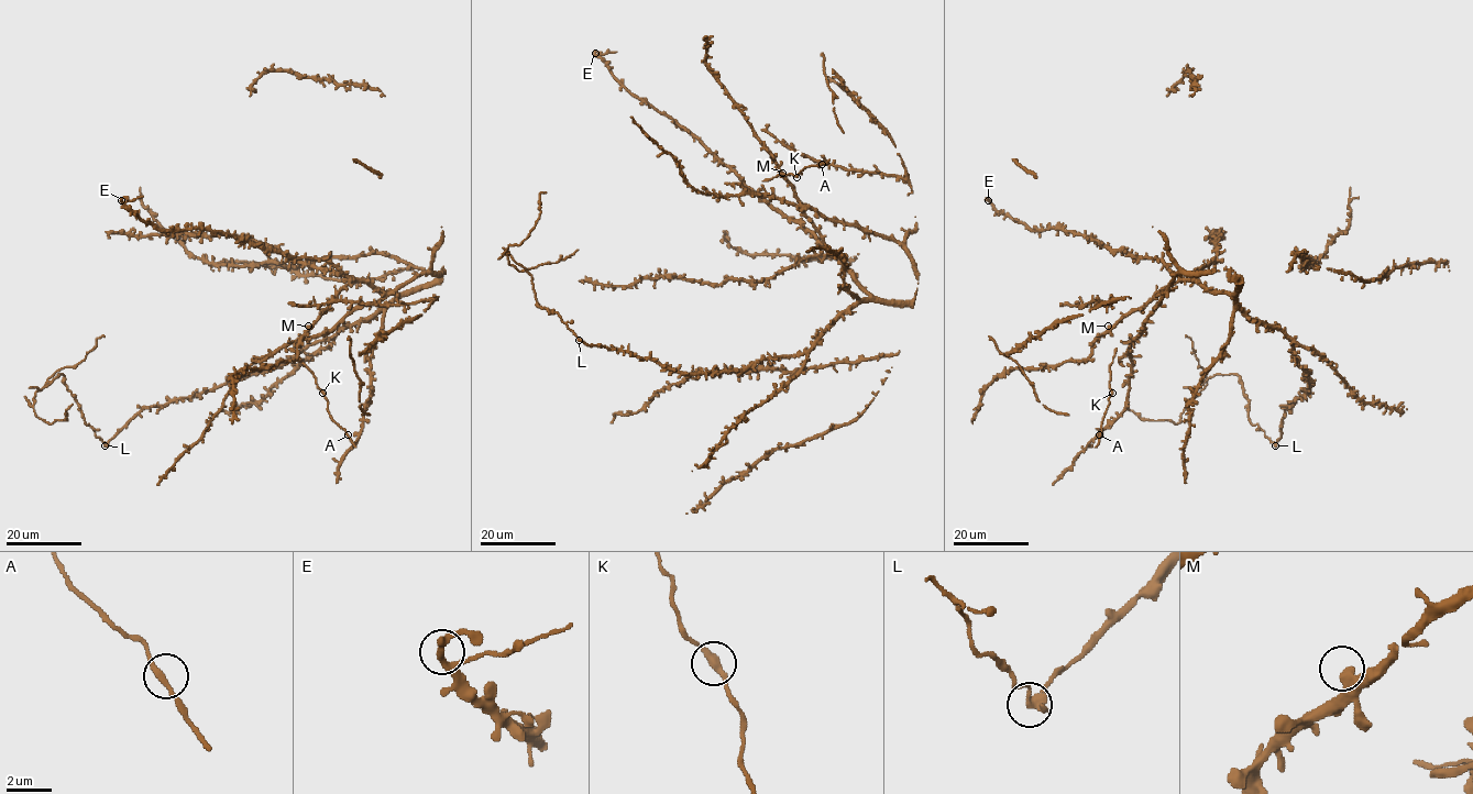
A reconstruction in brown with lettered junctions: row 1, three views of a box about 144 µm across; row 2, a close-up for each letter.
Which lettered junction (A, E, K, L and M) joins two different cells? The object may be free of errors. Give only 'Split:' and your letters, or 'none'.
Split: L

